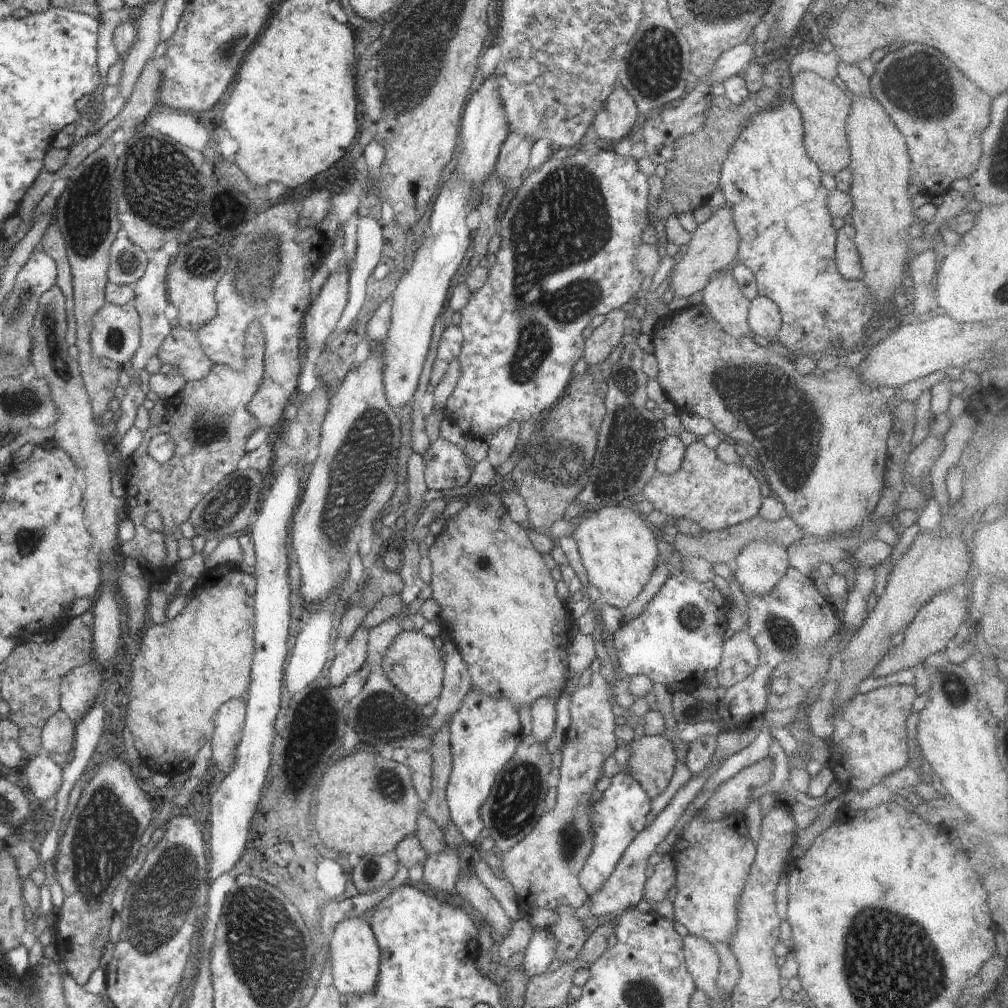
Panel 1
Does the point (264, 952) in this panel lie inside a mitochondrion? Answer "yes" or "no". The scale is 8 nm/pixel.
yes

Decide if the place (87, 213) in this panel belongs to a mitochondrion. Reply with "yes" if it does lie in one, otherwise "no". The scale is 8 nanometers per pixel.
yes

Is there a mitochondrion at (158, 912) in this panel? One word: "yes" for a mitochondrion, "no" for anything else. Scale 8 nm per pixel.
yes

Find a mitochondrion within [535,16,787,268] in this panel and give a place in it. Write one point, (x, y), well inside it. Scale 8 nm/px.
(654, 67)

